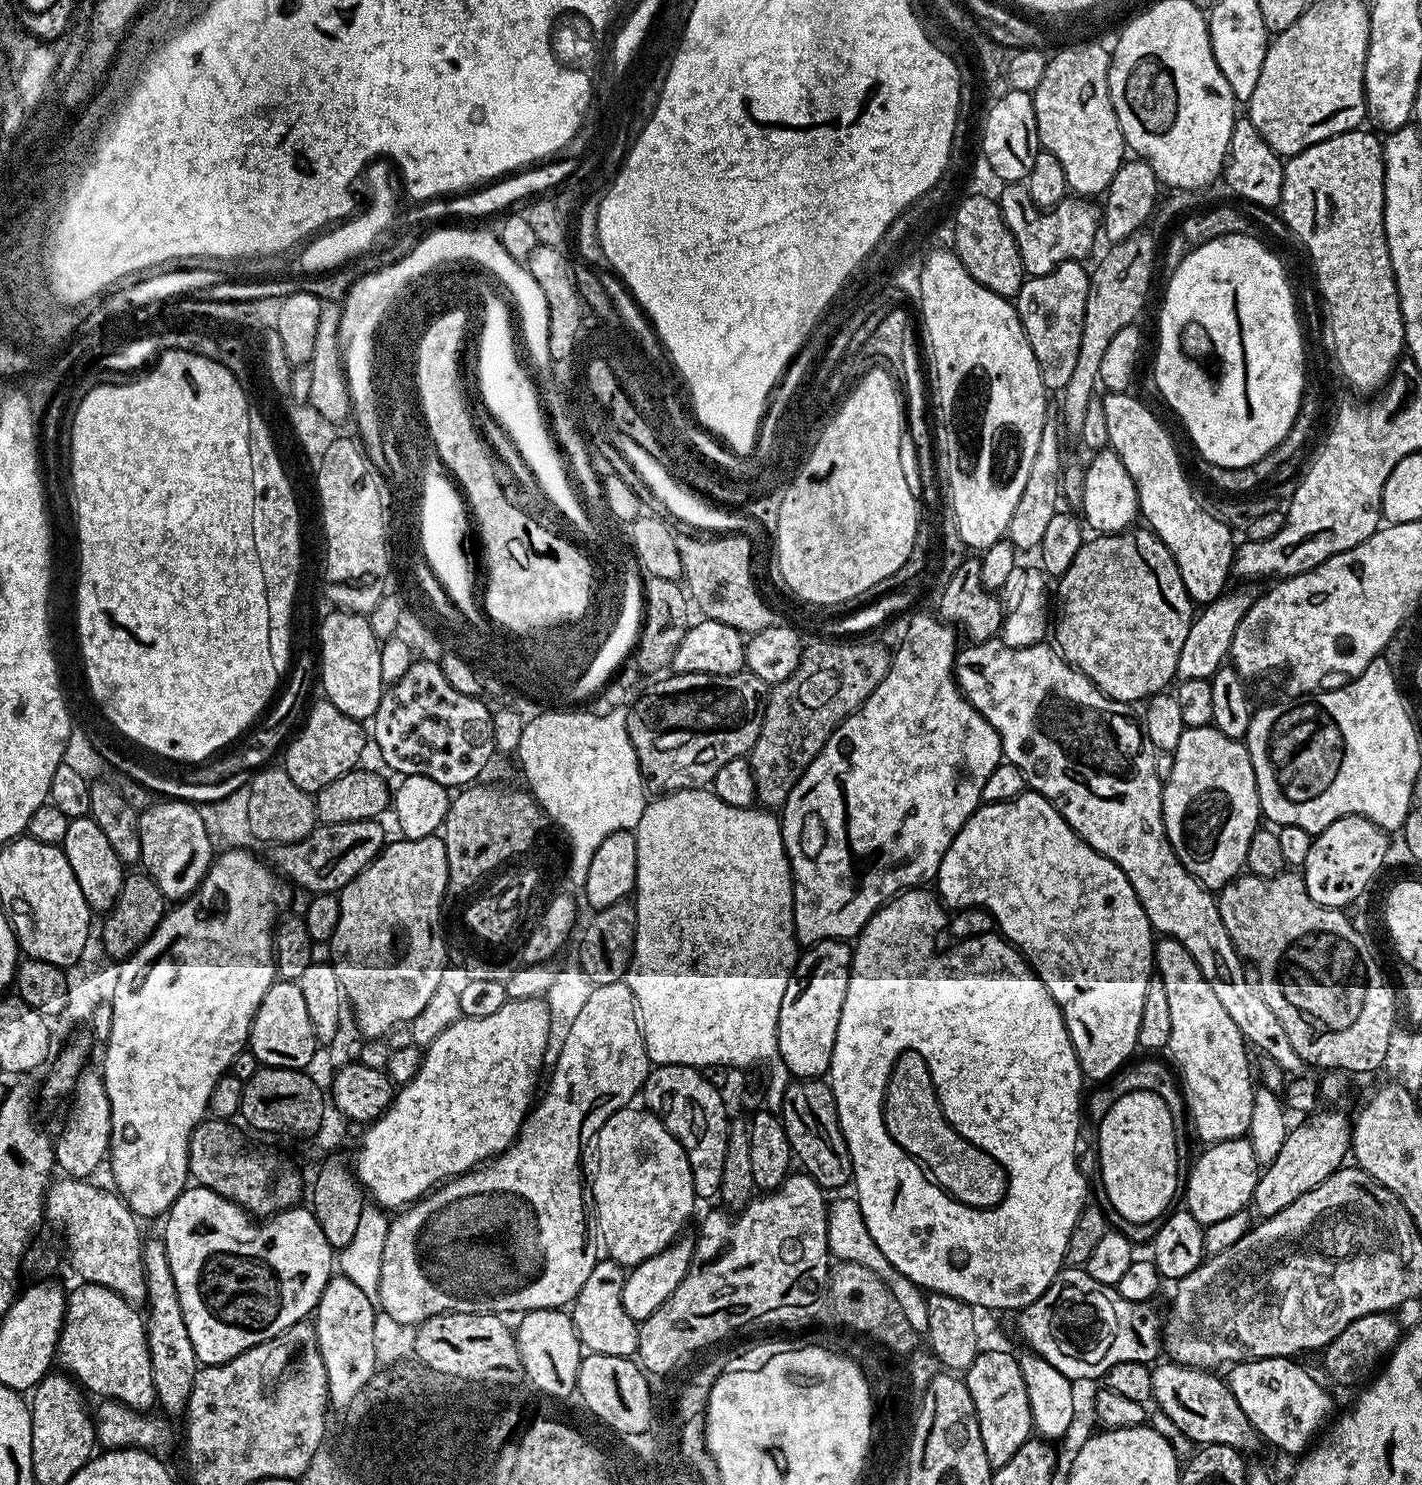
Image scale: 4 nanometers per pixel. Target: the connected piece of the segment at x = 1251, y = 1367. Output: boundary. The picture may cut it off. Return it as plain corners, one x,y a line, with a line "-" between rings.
1287,1356
1243,1360
1227,1369
1226,1383
1261,1441
1269,1440
1284,1452
1300,1454
1317,1439
1320,1427
1329,1423
1332,1396
1296,1362

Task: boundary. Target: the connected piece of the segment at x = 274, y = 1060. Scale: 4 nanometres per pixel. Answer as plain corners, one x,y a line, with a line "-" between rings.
277,979
276,983
270,986
270,990
266,990
266,998
262,998
252,1019
247,1047
266,1068
304,1070
309,1067
307,1064
316,1056
318,1041
314,1026
310,1026
310,1018
306,1015
306,1002
297,981

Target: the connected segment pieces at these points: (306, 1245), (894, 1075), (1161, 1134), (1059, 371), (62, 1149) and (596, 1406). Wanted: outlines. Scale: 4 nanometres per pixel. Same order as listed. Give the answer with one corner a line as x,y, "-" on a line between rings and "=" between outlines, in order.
188,1186
168,1209
164,1222
162,1239
166,1258
170,1258
170,1274
174,1274
182,1318
196,1359
204,1366
226,1364
238,1354
274,1338
291,1324
301,1323
307,1312
315,1313
320,1295
334,1275
334,1250
326,1242
315,1214
304,1206
287,1208
254,1223
247,1212
226,1206
214,1190
=
923,1051
903,1052
894,1062
884,1091
884,1121
890,1138
894,1138
908,1156
913,1156
931,1180
955,1200
971,1208
994,1208
1004,1201
1008,1193
1004,1167
993,1156
961,1138
946,1119
938,1086
932,1081
=
1151,1090
1131,1092
1118,1098
1118,1102
1110,1106
1108,1113
1098,1122
1098,1128
1100,1128
1100,1180
1104,1183
1105,1194
1108,1195
1107,1207
1109,1209
1112,1207
1122,1219
1129,1220
1132,1224
1148,1224
1156,1219
1159,1221
1173,1207
1172,1199
1178,1191
1176,1161
1178,1137
1174,1118
1170,1114
1170,1106
1166,1106
1162,1097
=
1067,260
1050,270
1050,274
1028,276
1020,287
1020,293
1014,297
1016,313
1020,315
1026,338
1034,350
1034,358
1038,358
1038,370
1048,390
1063,390
1078,362
1086,298
1090,291
1090,272
1084,266
1081,261
=
86,1068
77,1079
69,1102
62,1130
54,1140
57,1167
63,1169
69,1179
89,1179
102,1160
107,1159
112,1140
110,1102
106,1097
103,1075
97,1069
=
597,1352
585,1355
581,1359
578,1378
576,1379
578,1396
584,1399
585,1406
592,1411
591,1415
596,1420
603,1417
607,1421
611,1421
613,1430
622,1435
642,1435
653,1427
651,1424
652,1413
654,1413
654,1406
648,1403
648,1396
653,1390
648,1378
640,1378
640,1373
643,1370
644,1368
635,1359
626,1356
611,1356
610,1354
598,1354

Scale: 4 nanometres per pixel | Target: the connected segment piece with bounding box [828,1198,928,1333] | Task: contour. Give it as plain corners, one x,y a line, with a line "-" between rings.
848,1198
848,1200
840,1200
837,1204
831,1205
828,1214
828,1251
837,1261
866,1266
866,1270
874,1270
874,1274
878,1274
878,1278
882,1278
882,1282
886,1282
890,1294
894,1294
894,1298
898,1298
898,1306
902,1306
902,1314
906,1314
910,1326
914,1326
916,1332
922,1328
927,1333
928,1329
924,1326
924,1322
926,1321
928,1296
917,1284
910,1282
910,1278
903,1276
886,1258
886,1254
882,1254
882,1250
878,1250
878,1242
874,1242
874,1238
870,1238
870,1230
866,1230
862,1210
855,1199

